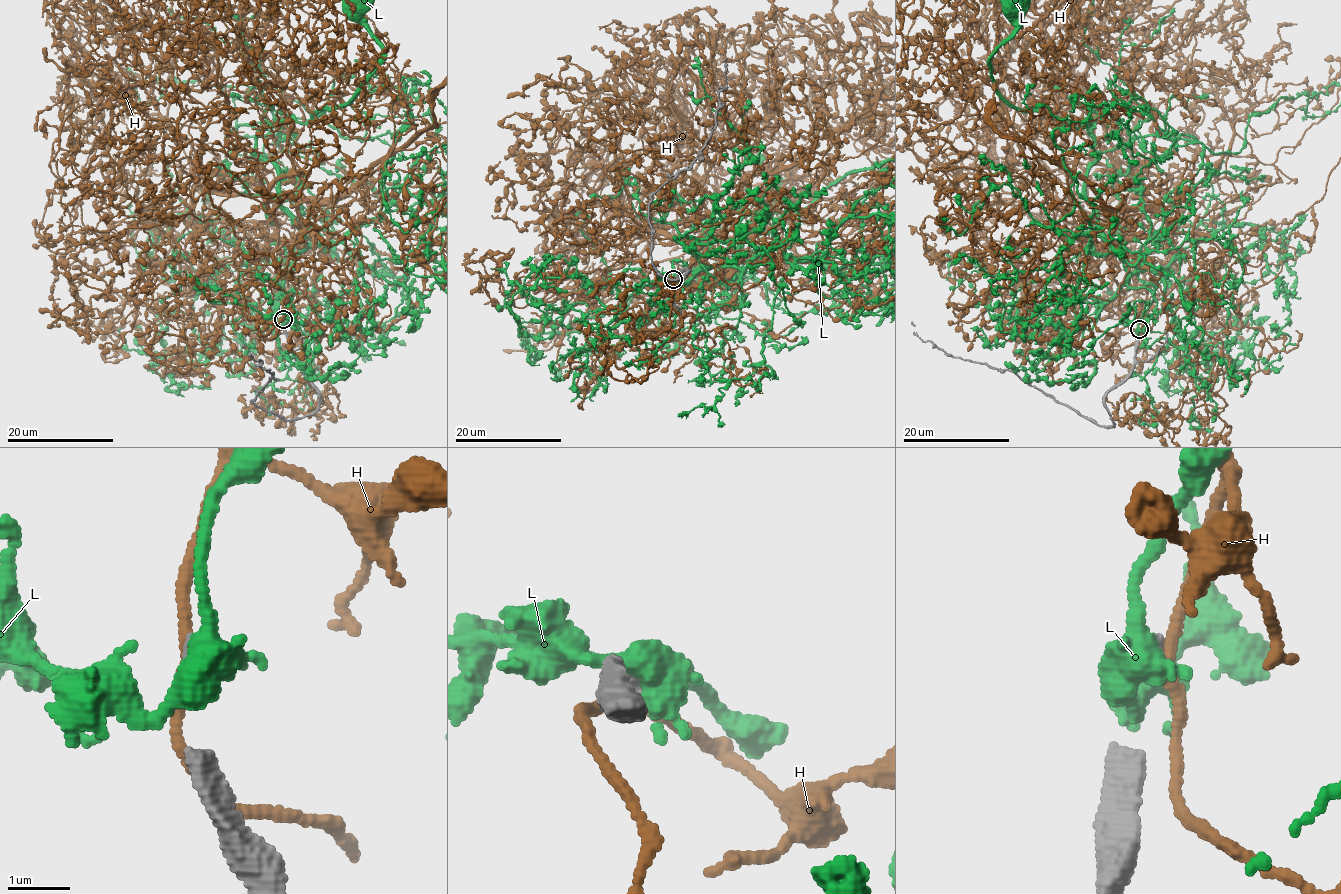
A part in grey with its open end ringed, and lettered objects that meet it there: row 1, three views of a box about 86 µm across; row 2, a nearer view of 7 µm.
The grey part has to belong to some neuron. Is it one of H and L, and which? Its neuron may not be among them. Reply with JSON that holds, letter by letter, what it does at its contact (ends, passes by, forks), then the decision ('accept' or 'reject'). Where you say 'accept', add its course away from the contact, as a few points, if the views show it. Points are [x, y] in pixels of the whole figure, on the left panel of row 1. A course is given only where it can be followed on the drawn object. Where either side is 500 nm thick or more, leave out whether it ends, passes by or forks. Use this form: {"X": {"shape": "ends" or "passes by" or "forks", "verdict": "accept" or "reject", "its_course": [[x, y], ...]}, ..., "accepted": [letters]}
{"H": {"shape": "passes by", "verdict": "reject"}, "L": {"verdict": "reject"}, "accepted": []}

